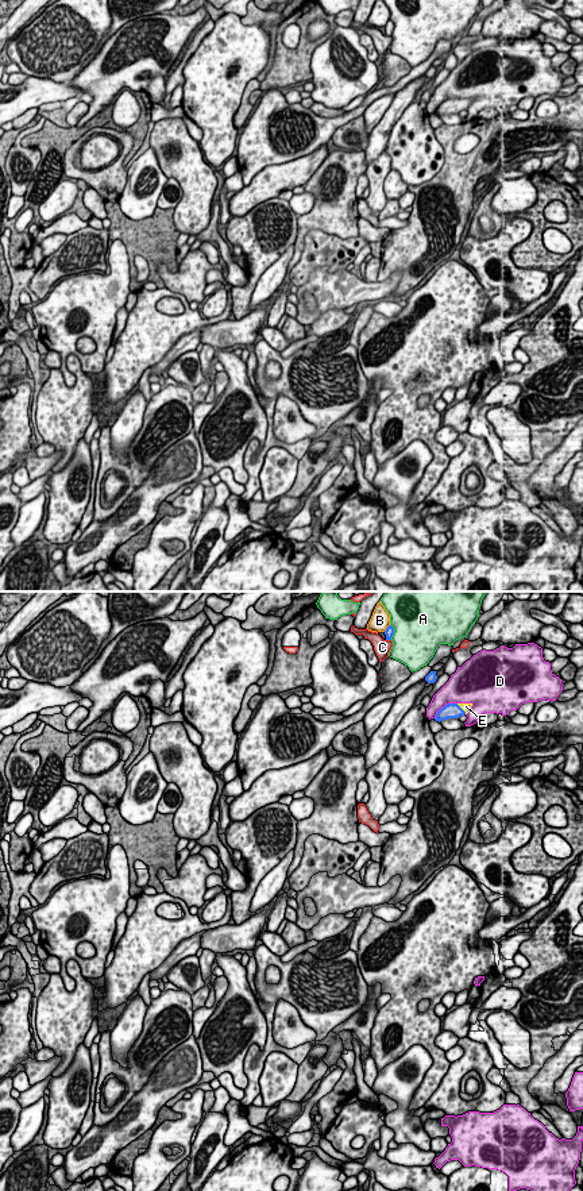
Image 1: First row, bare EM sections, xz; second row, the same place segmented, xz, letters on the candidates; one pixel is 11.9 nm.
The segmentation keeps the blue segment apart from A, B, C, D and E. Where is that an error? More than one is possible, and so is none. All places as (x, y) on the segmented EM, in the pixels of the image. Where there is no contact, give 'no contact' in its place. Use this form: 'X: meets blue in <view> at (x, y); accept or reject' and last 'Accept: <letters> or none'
A: meets blue in xz at (393, 632); reject
B: meets blue in xz at (386, 628); reject
C: meets blue in xz at (389, 639); reject
D: meets blue in xz at (446, 705); reject
E: meets blue in xz at (462, 709); accept
Accept: E

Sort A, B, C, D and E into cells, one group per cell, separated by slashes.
A / B / C / D / E

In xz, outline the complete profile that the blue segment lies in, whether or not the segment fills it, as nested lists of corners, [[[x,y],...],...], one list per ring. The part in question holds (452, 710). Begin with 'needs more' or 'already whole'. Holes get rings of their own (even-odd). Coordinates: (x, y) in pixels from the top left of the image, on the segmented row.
needs more; [[[448,704],[437,712],[435,720],[440,722],[448,718],[459,718],[467,714],[471,706],[472,704]]]

